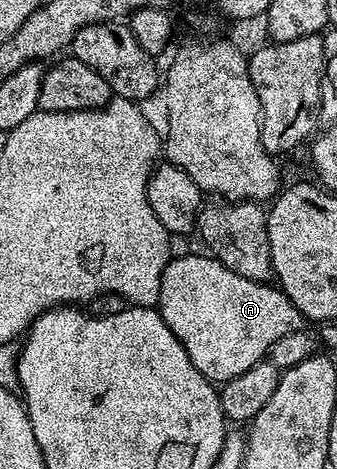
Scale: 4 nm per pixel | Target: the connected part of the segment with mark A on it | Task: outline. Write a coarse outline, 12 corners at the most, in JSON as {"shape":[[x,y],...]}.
{"shape":[[177,255],[157,309],[221,384],[301,327],[279,287]]}

